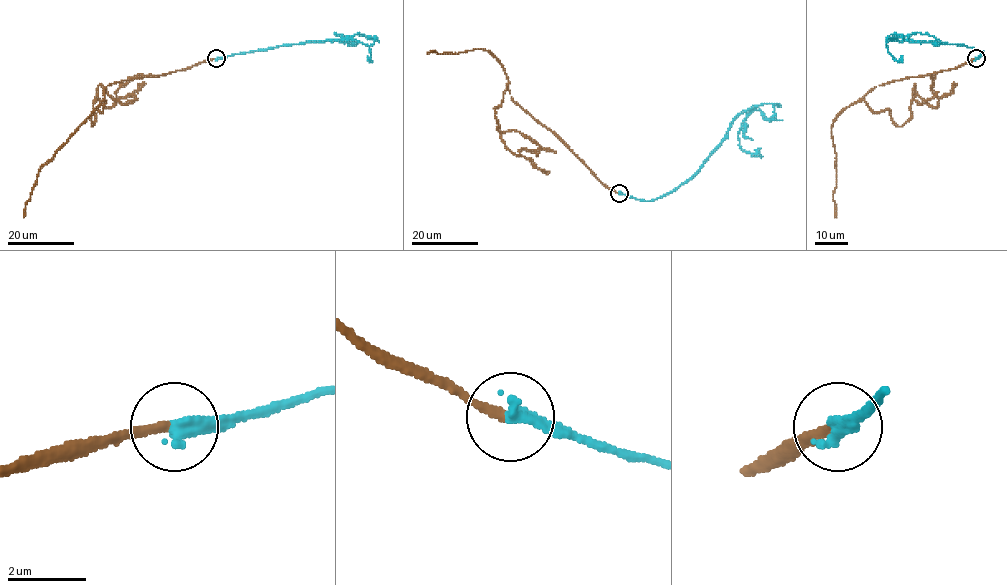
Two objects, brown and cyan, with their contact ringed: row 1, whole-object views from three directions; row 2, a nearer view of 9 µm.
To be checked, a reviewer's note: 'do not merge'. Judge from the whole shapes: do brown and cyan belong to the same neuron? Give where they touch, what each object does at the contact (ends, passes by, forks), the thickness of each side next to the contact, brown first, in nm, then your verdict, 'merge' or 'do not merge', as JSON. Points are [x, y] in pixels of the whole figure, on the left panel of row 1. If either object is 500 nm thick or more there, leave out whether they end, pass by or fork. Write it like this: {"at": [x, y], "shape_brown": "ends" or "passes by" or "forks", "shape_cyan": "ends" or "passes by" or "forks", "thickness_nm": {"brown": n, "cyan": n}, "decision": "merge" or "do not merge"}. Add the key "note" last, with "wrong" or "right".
{"at": [216, 58], "shape_brown": "ends", "shape_cyan": "ends", "thickness_nm": {"brown": 200, "cyan": 380}, "decision": "do not merge", "note": "right"}

